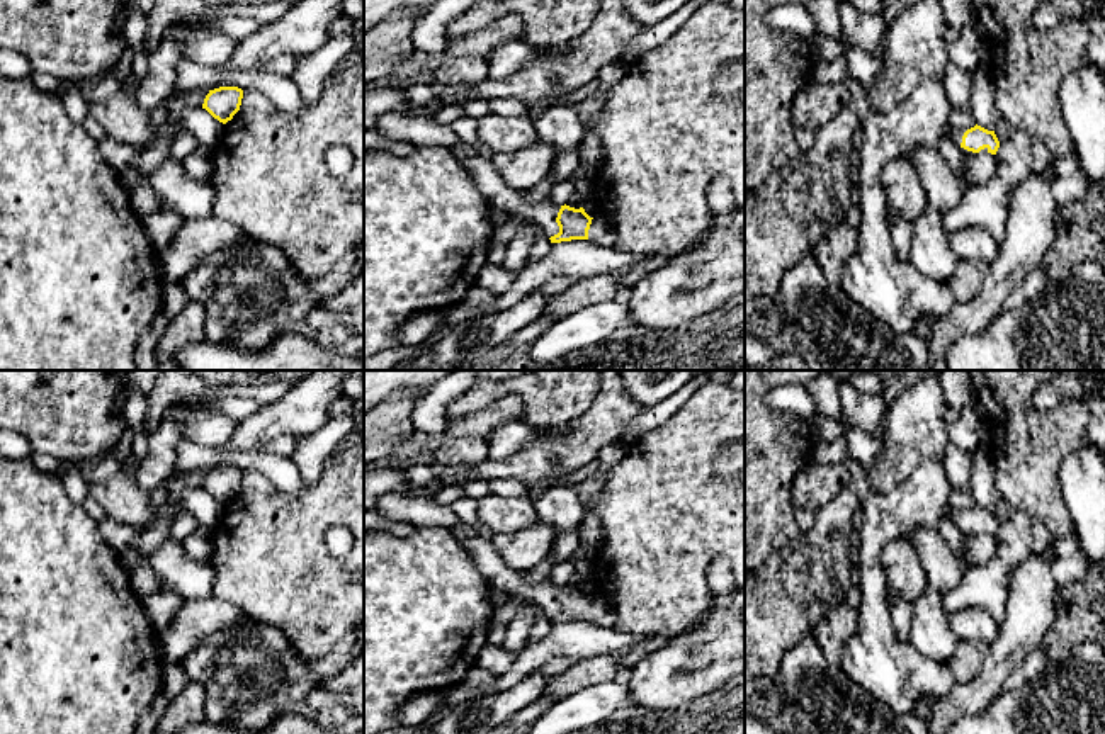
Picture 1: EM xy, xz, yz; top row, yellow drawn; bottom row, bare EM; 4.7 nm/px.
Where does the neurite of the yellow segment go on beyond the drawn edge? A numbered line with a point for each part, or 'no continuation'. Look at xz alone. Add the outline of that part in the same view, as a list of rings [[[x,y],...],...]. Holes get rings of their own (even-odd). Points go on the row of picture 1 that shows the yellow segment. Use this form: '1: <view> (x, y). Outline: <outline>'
1: xz (488, 180). Outline: [[[469,156],[459,160],[473,177],[478,190],[490,202],[491,209],[508,209],[513,216],[539,224],[549,238],[559,233],[556,217],[561,206],[552,204],[549,199],[529,204],[522,192],[513,190],[505,184],[502,175],[495,170],[491,160],[486,156]]]
2: xz (600, 231). Outline: [[[593,217],[588,240],[600,246],[614,246],[615,245],[615,231],[605,217]]]

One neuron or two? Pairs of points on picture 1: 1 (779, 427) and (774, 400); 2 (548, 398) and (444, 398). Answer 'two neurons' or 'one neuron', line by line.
1: two neurons
2: two neurons

